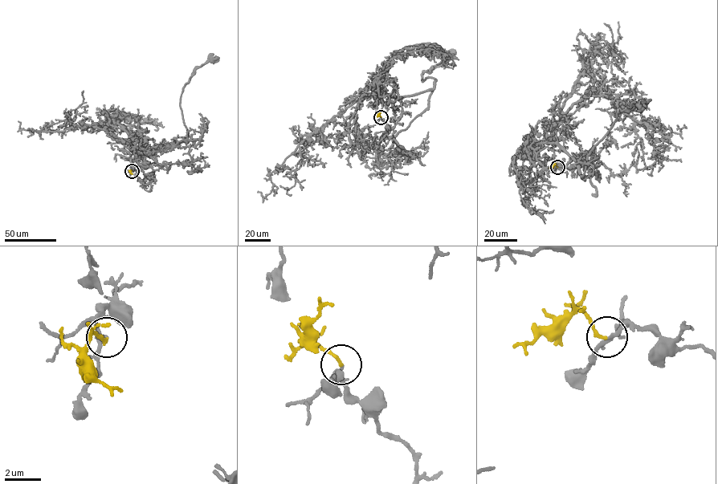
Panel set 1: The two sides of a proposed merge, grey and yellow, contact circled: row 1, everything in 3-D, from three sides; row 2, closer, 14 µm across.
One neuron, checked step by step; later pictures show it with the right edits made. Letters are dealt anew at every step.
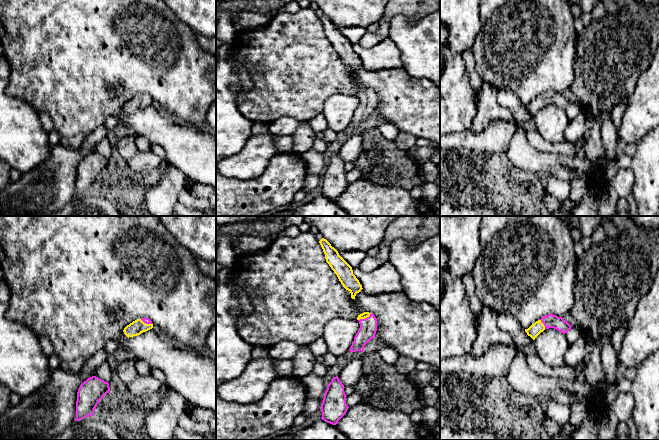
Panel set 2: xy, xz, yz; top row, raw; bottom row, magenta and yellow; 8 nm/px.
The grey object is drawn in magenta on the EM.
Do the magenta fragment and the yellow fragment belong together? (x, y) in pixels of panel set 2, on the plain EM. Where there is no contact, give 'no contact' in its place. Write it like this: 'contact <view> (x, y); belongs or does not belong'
contact xz (365, 94); belongs

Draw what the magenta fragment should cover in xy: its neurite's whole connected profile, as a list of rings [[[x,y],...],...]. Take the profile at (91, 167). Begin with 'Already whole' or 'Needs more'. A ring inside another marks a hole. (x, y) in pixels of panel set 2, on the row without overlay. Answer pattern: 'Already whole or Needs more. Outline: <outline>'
Already whole. Outline: [[[92,152],[84,157],[77,168],[75,197],[92,192],[99,177],[109,167],[109,159],[96,152]]]

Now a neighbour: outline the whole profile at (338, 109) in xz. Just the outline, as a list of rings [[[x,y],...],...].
[[[336,93],[328,97],[323,103],[322,110],[328,128],[336,133],[347,129],[359,104],[360,100],[357,95]]]

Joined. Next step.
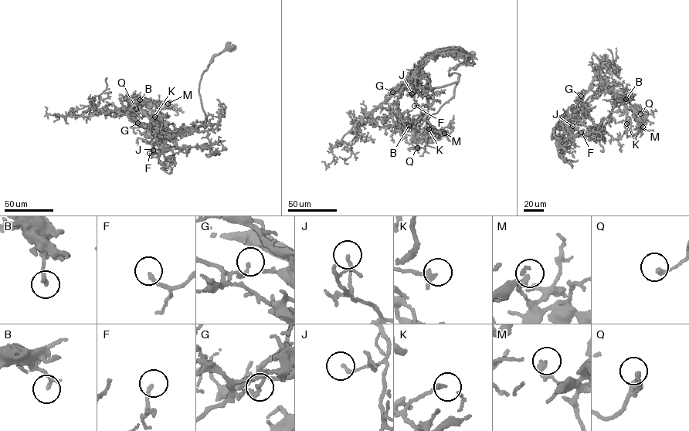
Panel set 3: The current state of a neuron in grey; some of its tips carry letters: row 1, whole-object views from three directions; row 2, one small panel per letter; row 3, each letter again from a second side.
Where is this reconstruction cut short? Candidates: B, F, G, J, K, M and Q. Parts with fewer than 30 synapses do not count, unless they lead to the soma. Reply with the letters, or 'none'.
none

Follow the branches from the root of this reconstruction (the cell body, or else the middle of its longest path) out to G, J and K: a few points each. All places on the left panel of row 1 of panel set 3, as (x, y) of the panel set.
G: (163, 130), (153, 124), (130, 120), (137, 123)
J: (163, 130), (167, 137), (164, 147), (161, 153), (160, 149), (153, 150)
K: (163, 130), (136, 103), (131, 106), (151, 110), (151, 116), (154, 117)

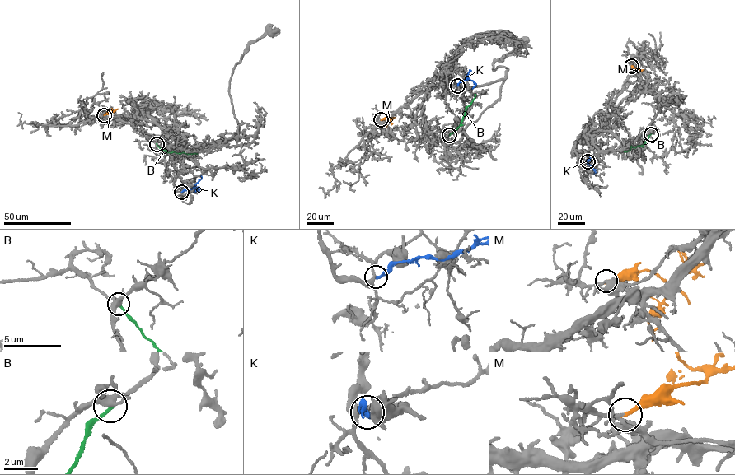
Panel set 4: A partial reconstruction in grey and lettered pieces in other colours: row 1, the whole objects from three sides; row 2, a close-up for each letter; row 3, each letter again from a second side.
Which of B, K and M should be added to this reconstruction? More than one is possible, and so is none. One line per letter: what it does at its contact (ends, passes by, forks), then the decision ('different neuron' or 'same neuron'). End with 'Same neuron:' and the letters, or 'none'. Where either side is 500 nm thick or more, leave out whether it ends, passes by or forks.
B: it ends; different neuron
K: it ends; different neuron
M: it ends; same neuron
Same neuron: M

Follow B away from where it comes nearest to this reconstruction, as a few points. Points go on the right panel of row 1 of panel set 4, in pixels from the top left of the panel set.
B: (651, 134), (642, 145), (624, 151)

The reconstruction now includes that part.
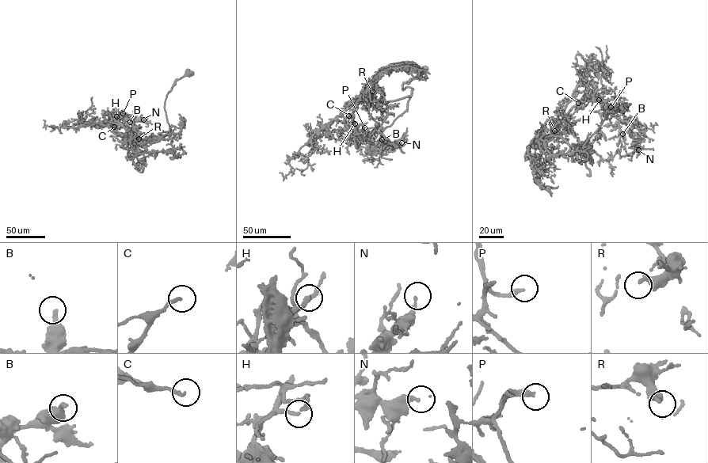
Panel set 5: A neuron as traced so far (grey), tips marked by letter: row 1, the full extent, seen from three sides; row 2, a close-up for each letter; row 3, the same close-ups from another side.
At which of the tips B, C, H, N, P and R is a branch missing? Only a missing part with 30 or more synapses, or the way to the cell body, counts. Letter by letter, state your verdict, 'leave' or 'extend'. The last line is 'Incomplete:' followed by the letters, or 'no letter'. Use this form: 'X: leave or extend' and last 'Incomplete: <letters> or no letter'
B: leave
C: extend
H: extend
N: leave
P: extend
R: leave
Incomplete: C, H, P

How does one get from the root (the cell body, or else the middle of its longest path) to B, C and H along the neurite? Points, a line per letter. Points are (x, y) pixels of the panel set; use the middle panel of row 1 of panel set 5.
B: (371, 97), (367, 97), (355, 106), (352, 114), (354, 135), (367, 142), (381, 142), (382, 139)
C: (371, 97), (367, 97), (356, 105), (346, 121), (344, 119), (348, 115)
H: (371, 97), (367, 97), (355, 106), (352, 114), (353, 125), (355, 123)

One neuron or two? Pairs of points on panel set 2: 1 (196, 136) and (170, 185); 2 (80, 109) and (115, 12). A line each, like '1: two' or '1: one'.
1: two
2: one

